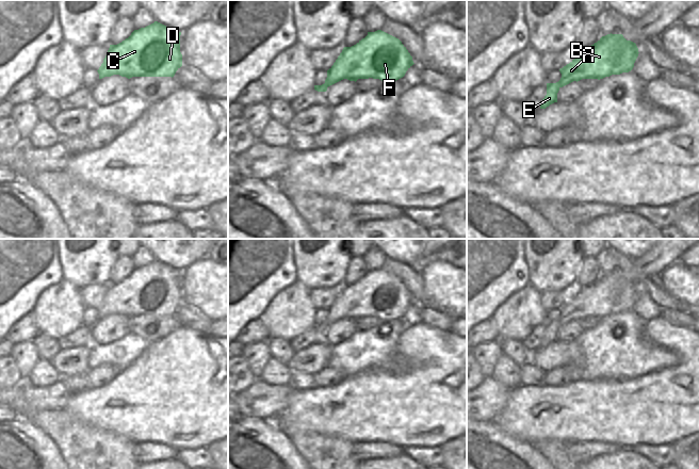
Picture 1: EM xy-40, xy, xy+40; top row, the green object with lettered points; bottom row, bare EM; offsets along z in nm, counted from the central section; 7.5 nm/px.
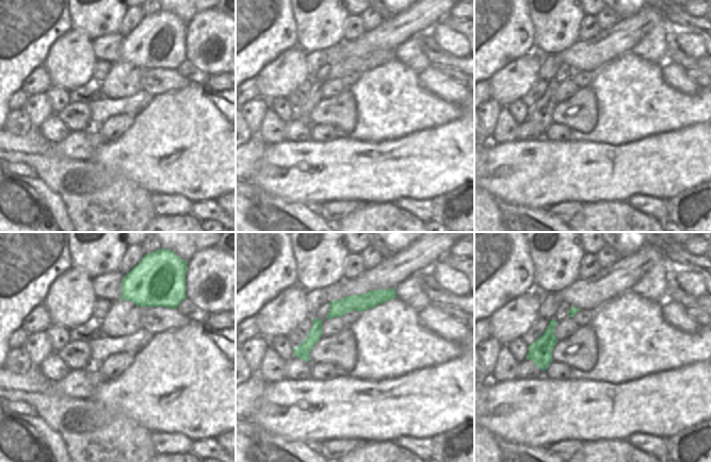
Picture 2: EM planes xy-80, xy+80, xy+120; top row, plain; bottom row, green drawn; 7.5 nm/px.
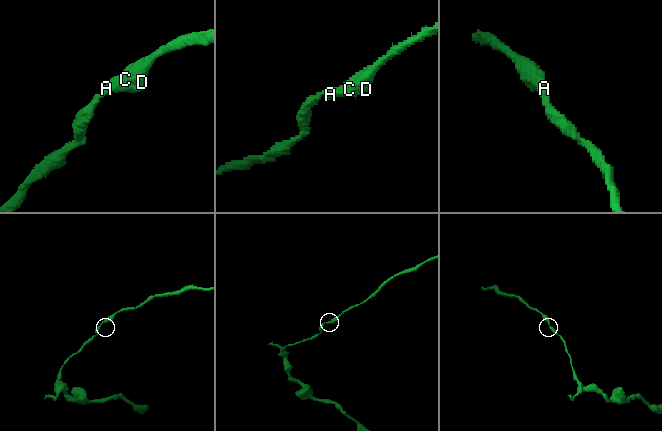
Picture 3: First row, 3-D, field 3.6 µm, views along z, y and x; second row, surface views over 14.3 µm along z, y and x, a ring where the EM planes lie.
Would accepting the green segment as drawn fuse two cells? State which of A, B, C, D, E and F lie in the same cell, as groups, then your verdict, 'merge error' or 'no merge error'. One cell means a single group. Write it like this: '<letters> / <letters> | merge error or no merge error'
A B C D E F | no merge error

